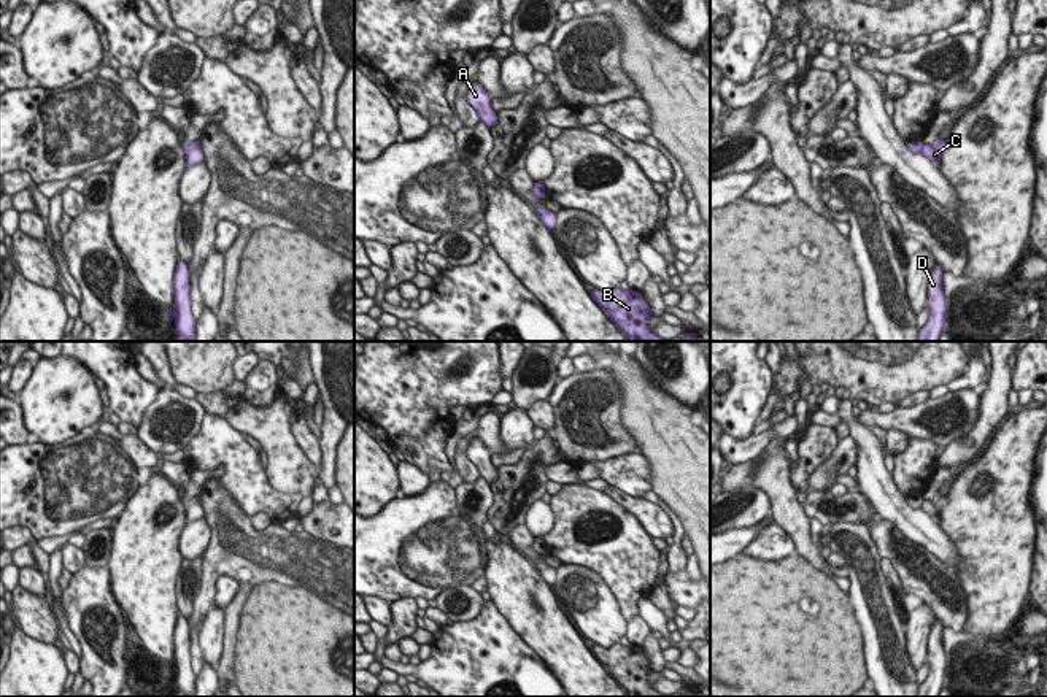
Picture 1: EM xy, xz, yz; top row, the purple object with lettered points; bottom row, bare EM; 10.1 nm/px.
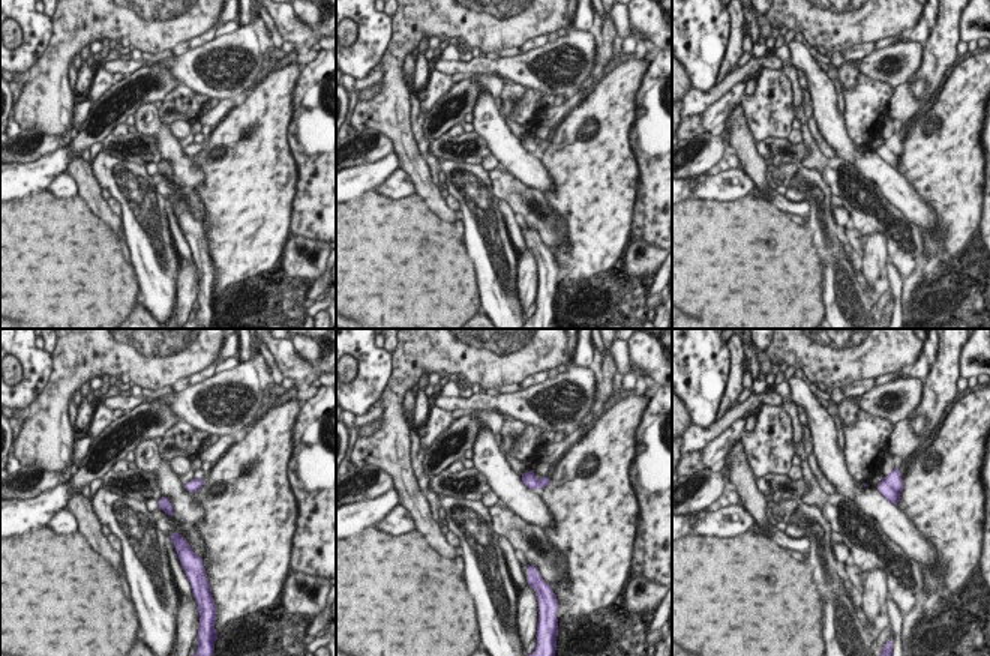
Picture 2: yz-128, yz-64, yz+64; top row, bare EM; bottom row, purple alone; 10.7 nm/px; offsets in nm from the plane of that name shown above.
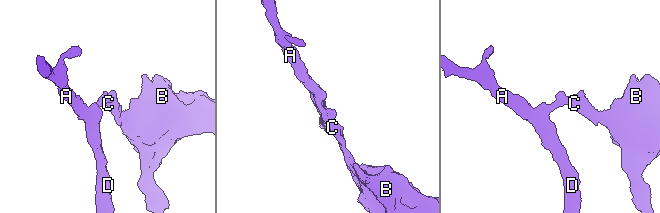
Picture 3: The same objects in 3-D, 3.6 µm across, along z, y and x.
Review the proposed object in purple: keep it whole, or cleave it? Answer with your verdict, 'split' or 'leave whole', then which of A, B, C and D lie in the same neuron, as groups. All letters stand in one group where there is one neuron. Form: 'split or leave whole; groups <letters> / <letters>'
split; groups A D / B C

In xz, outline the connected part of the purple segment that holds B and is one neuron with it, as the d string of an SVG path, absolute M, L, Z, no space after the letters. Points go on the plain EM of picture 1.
M593 643L589 653L605 667L626 697L682 697L680 694L663 695L647 684L651 664L637 646L615 643L602 648Z

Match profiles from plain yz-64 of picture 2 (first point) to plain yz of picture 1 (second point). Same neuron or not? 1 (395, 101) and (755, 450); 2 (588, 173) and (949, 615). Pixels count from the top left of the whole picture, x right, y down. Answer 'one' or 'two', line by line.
1: two
2: two

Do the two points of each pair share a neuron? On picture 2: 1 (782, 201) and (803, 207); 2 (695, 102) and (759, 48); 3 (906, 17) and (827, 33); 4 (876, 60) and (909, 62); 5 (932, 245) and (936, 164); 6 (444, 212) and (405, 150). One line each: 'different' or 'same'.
1: same
2: different
3: same
4: same
5: same
6: same

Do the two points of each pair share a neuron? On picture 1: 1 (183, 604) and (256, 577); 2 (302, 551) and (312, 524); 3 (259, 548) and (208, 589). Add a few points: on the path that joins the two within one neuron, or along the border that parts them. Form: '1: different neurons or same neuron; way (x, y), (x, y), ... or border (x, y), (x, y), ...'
1: different neurons; border (202, 564), (200, 588), (188, 619)
2: different neurons; border (304, 531), (334, 546)
3: same neuron; way (243, 554), (232, 554), (213, 573)

